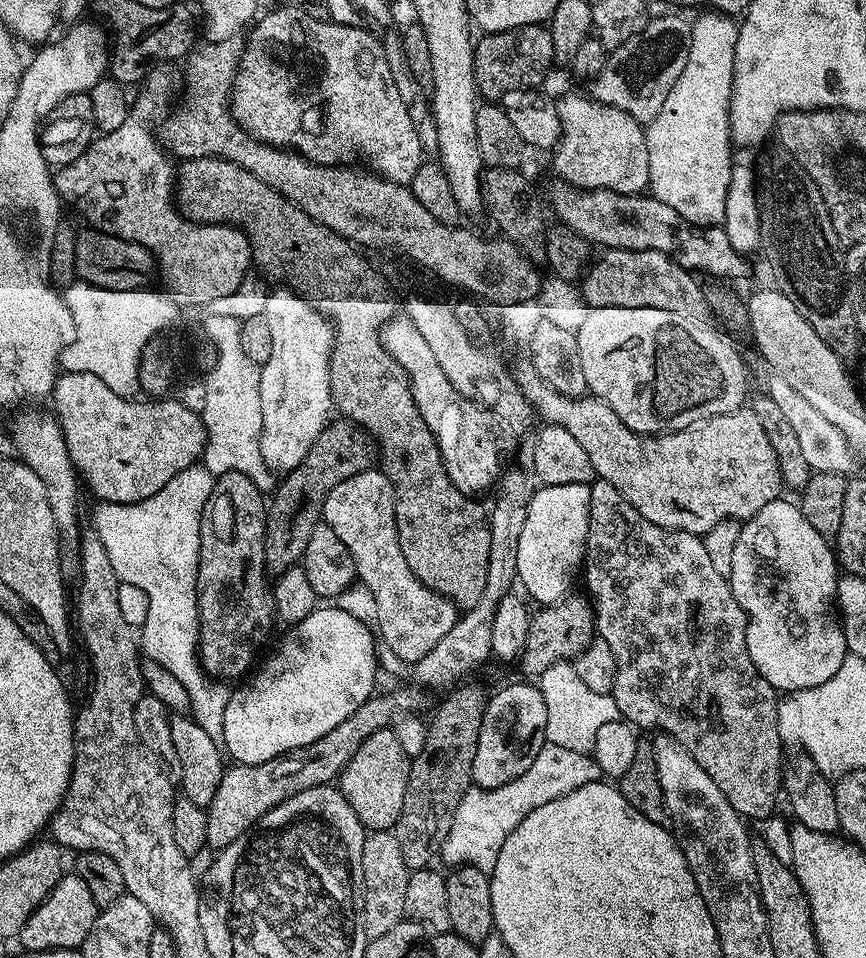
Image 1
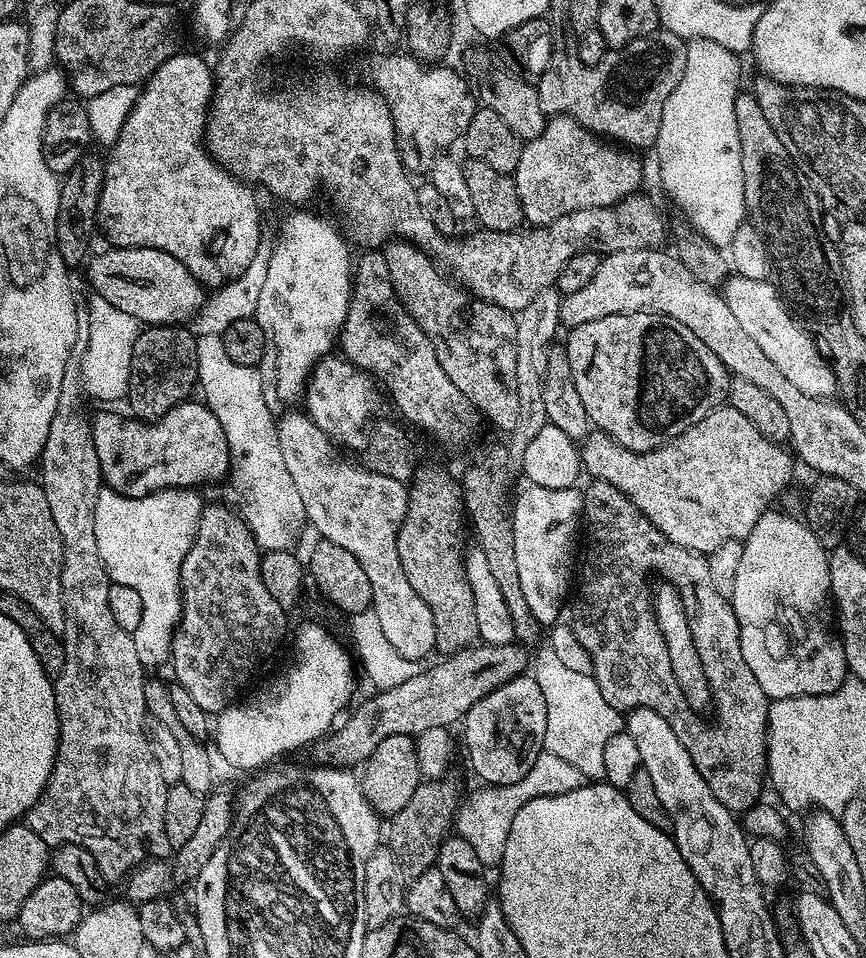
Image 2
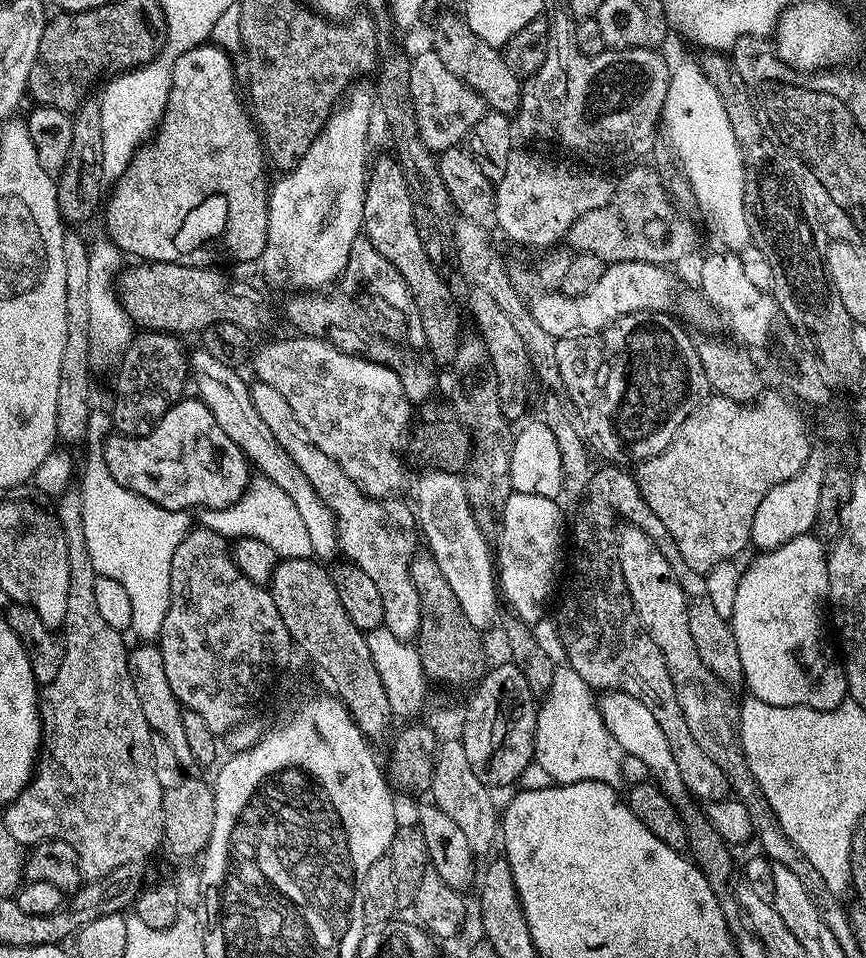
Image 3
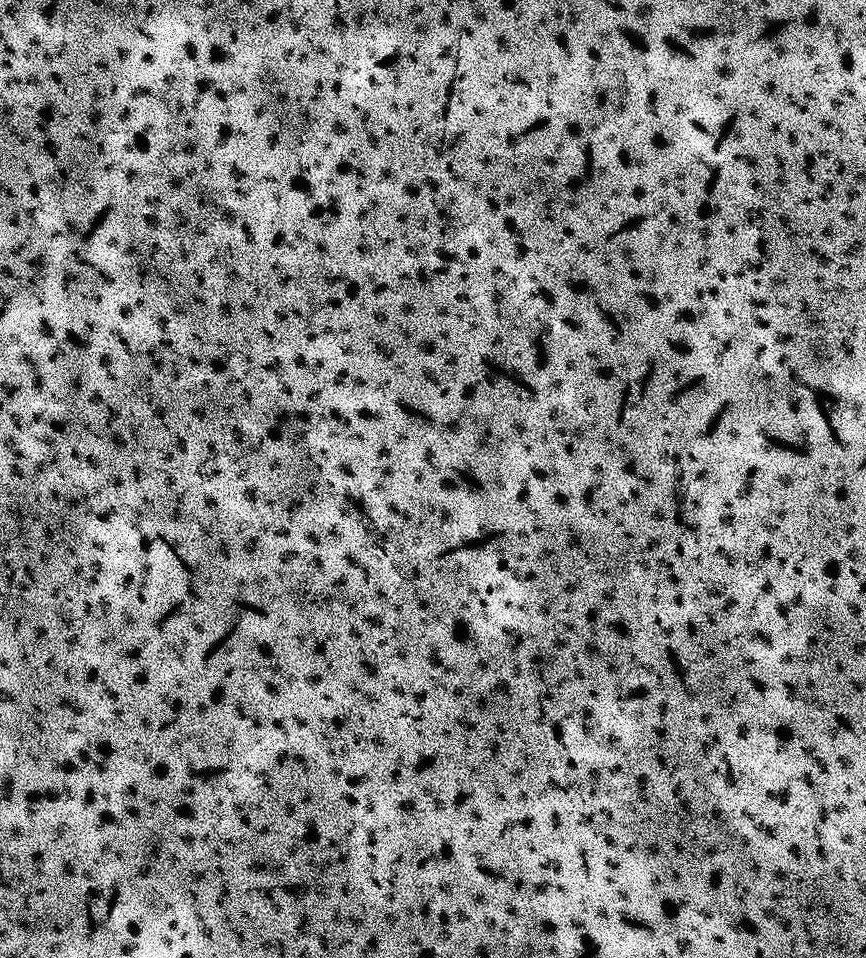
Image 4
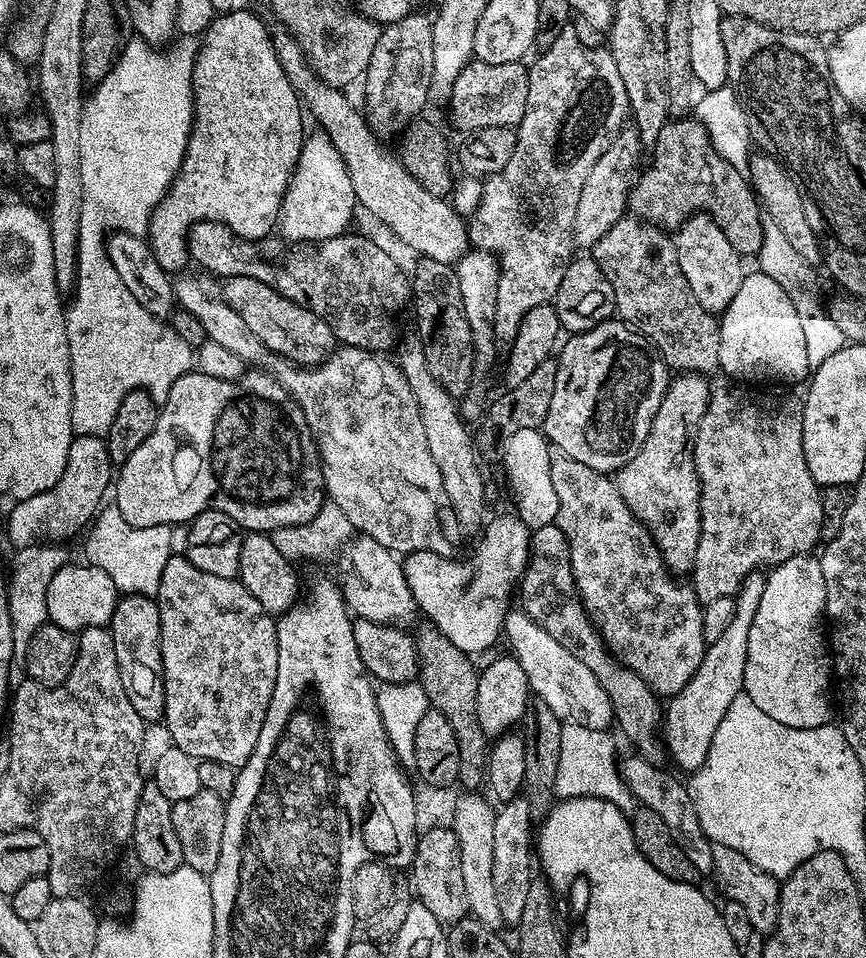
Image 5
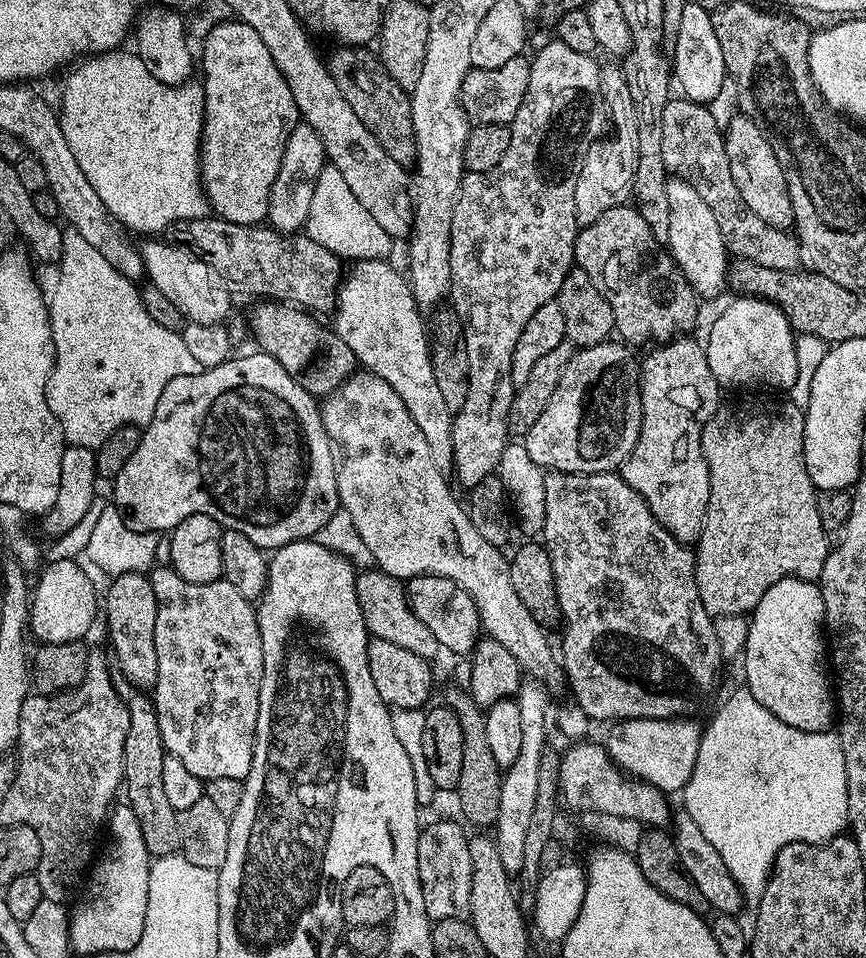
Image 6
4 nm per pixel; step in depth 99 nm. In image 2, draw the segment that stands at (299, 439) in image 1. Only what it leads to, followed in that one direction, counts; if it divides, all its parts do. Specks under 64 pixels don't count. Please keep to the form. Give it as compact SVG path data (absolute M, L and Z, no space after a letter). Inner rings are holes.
M296 210L293 216L288 216L284 220L284 225L280 228L280 234L275 237L273 253L270 257L270 266L267 267L266 282L263 284L262 294L259 295L258 306L254 319L258 322L258 326L264 335L264 356L258 365L262 376L262 390L265 391L266 402L271 406L277 404L288 404L284 406L292 406L292 404L301 399L302 393L305 391L306 385L312 375L312 369L329 355L337 347L338 337L341 328L346 322L346 314L348 307L352 301L352 285L354 283L354 264L352 268L352 260L348 257L349 241L346 239L345 233L339 227L335 228L330 221L324 216L315 216L312 212L304 212L308 210Z

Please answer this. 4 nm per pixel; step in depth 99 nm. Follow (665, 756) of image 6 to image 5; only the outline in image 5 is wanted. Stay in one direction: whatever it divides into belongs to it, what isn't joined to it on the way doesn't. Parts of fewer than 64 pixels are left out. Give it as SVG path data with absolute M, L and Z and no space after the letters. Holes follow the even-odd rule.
M760 570L751 572L733 599L734 612L714 644L705 647L703 660L695 676L681 692L671 697L662 718L662 738L670 760L691 774L702 766L710 750L714 733L734 698L743 693L746 653L749 649L750 626L761 605L767 575Z

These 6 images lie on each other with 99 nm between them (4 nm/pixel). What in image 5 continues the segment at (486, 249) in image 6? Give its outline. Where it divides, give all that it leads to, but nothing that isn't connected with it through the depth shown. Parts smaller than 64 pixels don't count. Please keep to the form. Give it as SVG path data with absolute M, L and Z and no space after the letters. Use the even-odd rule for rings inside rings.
M571 26L560 31L558 38L543 49L544 53L537 58L528 68L528 97L526 98L526 114L522 114L519 125L516 128L516 145L514 154L510 154L510 162L501 172L495 172L494 175L487 177L483 181L484 189L480 192L480 205L476 208L476 213L467 221L468 244L473 249L490 251L500 260L500 277L498 278L497 290L497 308L494 310L493 326L495 328L495 339L502 342L511 342L524 319L534 306L542 305L547 300L555 296L558 286L562 286L562 274L566 274L566 266L573 258L568 254L568 240L572 236L572 227L574 226L574 210L578 206L578 198L582 195L582 186L586 182L586 174L590 174L590 169L594 167L594 162L606 154L606 150L612 144L613 140L620 135L629 119L628 95L626 86L622 86L622 74L618 74L618 66L614 62L611 52L607 47L587 48L578 42L578 34L574 34Z

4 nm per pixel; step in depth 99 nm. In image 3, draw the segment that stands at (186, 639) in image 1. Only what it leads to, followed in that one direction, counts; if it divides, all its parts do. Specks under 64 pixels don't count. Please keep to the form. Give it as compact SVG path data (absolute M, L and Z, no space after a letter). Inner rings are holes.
M96 454L92 456L84 464L84 473L79 473L78 482L80 478L80 513L82 514L82 522L78 527L84 532L84 545L88 551L88 561L91 562L92 568L96 571L97 576L105 576L106 578L114 578L114 582L122 582L122 586L126 589L126 594L130 594L130 610L132 611L132 627L130 629L131 635L137 636L137 641L140 642L152 642L159 637L162 630L162 622L166 618L166 610L170 606L172 601L172 595L170 594L170 570L172 569L172 559L174 558L174 550L178 550L178 546L182 543L185 536L190 531L190 523L188 524L188 518L190 522L190 516L187 511L183 512L171 512L166 510L162 506L158 506L154 502L150 502L146 498L142 498L138 494L134 494L130 490L126 490L123 486L116 481L114 474L110 474L110 470L106 466L103 455Z

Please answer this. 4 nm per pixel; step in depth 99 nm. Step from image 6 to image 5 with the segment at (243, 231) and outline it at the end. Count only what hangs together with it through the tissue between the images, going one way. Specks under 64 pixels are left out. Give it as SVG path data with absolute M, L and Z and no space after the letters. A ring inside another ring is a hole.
M203 220L194 225L188 232L188 254L193 261L197 260L203 271L217 277L227 278L245 275L246 278L256 278L272 286L278 294L284 295L290 302L305 307L327 322L333 331L335 339L341 345L350 348L367 348L377 354L387 353L388 347L396 340L396 328L392 325L392 312L399 308L406 309L410 304L410 280L402 269L396 265L396 260L380 244L367 240L364 236L345 234L329 240L320 241L318 246L297 247L296 252L287 252L284 248L272 248L272 240L247 240L236 236L222 222Z

